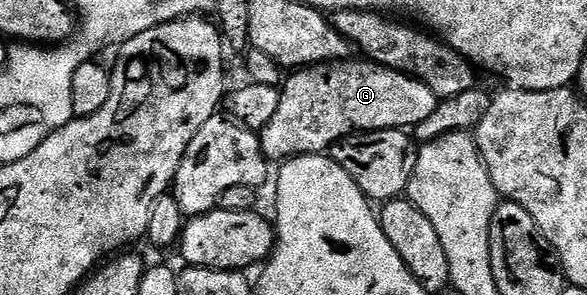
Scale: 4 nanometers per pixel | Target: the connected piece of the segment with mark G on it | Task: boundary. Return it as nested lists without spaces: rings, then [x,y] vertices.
[[[370,59],[355,60],[333,61],[326,65],[297,69],[282,82],[277,111],[261,130],[263,154],[268,162],[282,163],[293,157],[302,157],[304,153],[326,154],[331,146],[353,133],[372,133],[374,129],[407,131],[425,123],[425,119],[433,115],[440,99],[419,78],[378,65]]]

